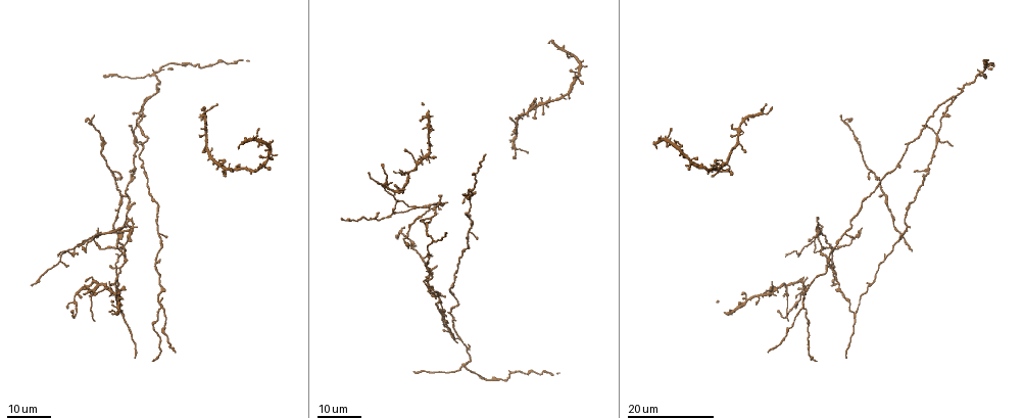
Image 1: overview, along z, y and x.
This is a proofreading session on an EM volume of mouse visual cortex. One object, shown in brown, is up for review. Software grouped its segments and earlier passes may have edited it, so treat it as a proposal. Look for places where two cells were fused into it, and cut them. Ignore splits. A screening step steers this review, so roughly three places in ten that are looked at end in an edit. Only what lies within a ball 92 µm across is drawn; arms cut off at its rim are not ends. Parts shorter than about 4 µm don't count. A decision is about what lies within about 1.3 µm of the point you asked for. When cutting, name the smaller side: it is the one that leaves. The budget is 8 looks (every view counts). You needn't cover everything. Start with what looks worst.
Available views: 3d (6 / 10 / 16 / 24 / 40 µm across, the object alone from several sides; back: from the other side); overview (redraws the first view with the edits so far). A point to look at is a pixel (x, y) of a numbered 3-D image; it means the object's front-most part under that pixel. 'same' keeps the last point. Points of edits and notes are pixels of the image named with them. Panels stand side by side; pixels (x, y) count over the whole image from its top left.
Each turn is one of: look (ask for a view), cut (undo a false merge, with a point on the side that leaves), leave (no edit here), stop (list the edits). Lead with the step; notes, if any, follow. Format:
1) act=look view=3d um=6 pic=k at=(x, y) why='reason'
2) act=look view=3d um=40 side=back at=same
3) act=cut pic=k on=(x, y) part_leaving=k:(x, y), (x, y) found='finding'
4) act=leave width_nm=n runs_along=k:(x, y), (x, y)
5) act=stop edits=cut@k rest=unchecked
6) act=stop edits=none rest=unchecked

act=look view=3d um=16 pic=1 at=(978, 74) why='four-way junction'

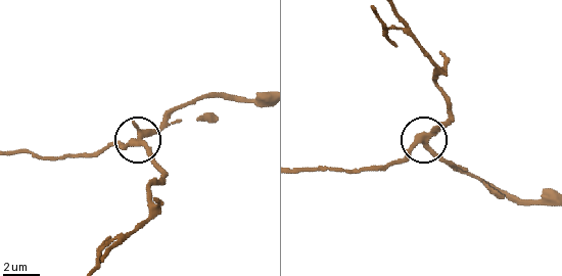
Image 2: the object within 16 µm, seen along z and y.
act=look view=3d um=6 pic=2 at=(133, 143)

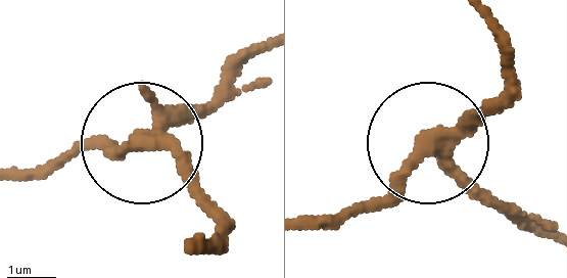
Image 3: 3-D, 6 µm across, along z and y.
act=cut pic=3 on=(117, 153) part_leaving=3:(153, 145), (84, 145), (22, 169) found='two cells meet here'

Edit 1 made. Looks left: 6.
act=look view=3d um=16 pic=1 at=(514, 147) why='four-way junction'

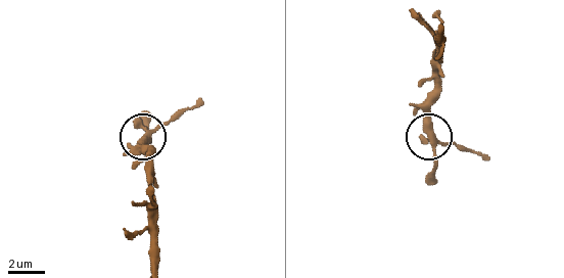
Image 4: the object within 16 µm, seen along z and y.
act=look view=3d um=6 pic=4 at=(436, 141) why='zoom in'

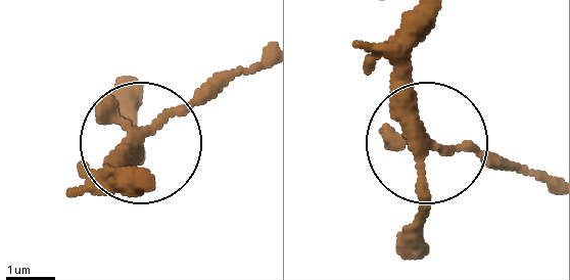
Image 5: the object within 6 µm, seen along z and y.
act=leave arms=4 found='continuous, no second cell'

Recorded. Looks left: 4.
act=look view=3d um=24 pic=1 at=(92, 292) why='four-way junction'

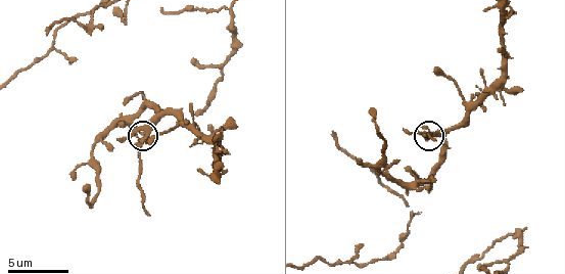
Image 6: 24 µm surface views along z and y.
act=look view=3d um=6 pic=6 at=(142, 141)

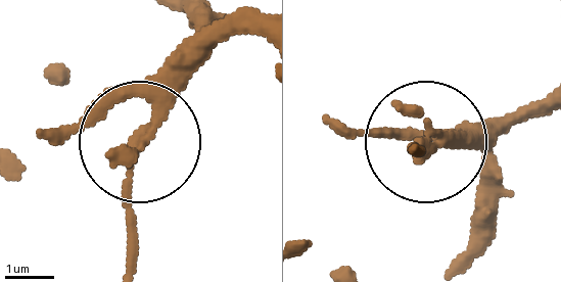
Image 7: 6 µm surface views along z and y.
act=look view=3d um=6 side=back pic=7 at=(143, 138) why='other side'

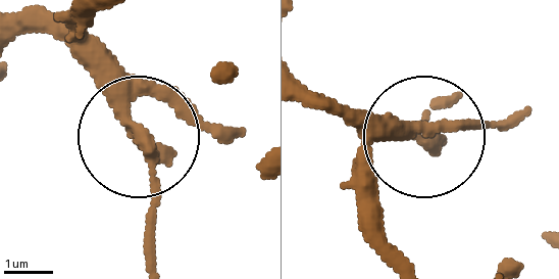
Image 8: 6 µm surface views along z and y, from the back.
act=cut pic=8 on=(158, 197) part_leaving=8:(143, 137), (155, 254) found='a second cell is stuck on'

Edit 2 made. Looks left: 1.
act=look view=3d um=16 pic=6 at=(396, 179) why='calibre changes'

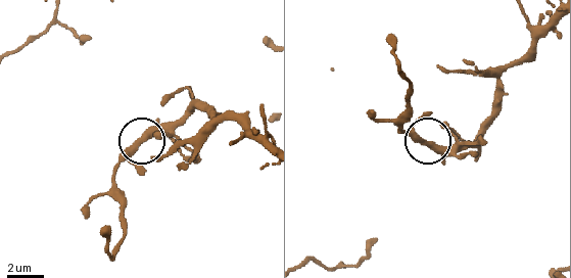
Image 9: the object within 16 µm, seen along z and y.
act=leave width_nm=350 found='all the same cell'

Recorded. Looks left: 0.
act=stop edits=cut@3,cut@8 rest=unchecked

